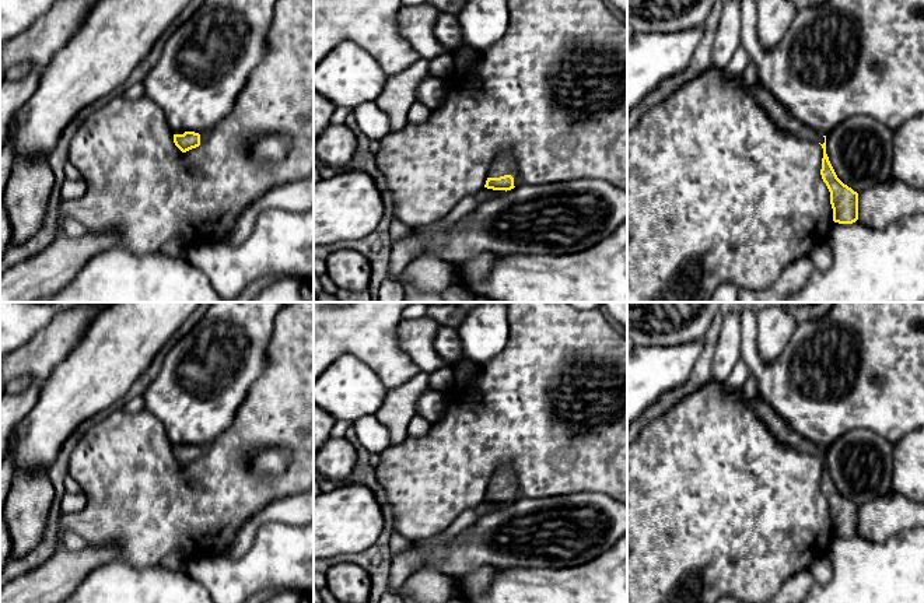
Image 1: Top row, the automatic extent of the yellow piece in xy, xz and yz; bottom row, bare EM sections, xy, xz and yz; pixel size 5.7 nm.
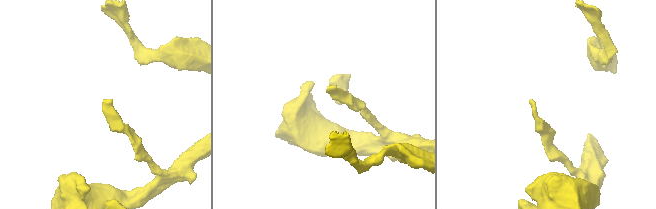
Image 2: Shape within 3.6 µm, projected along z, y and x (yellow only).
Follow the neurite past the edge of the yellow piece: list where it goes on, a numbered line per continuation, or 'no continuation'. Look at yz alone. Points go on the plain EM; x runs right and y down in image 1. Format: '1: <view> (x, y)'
1: yz (777, 426)

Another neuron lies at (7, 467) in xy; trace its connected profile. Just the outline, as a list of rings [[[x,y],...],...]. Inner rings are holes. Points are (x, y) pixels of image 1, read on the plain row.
[[[8,455],[0,464],[0,512],[3,511],[7,494],[10,491],[14,470],[15,467],[14,467],[13,456]]]

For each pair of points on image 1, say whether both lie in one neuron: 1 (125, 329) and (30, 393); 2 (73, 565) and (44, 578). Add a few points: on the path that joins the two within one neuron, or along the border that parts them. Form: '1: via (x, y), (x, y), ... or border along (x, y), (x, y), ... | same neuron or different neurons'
1: border along (41, 388), (38, 400), (24, 417) | different neurons
2: via (66, 570), (56, 578), (51, 578) | same neuron

